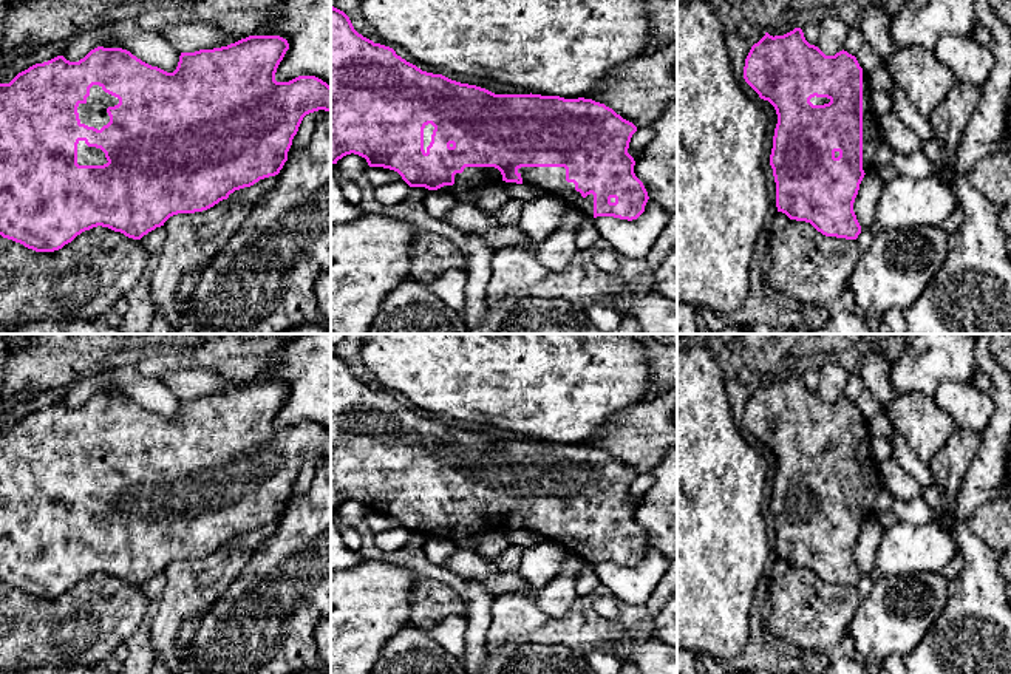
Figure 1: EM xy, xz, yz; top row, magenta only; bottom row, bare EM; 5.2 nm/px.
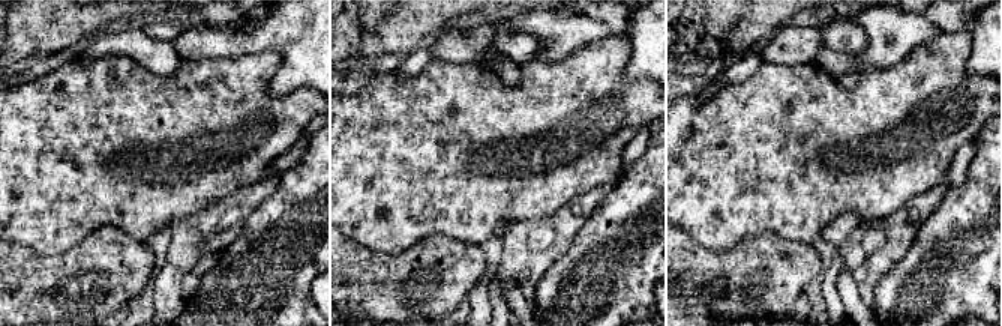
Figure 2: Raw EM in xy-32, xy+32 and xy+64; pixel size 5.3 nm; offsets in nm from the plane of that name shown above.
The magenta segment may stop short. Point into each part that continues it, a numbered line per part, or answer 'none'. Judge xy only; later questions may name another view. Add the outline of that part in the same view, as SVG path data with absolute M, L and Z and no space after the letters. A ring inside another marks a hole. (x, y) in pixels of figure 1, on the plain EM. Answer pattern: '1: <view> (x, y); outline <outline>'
1: xy (93, 459); outline M93 431L90 434L90 442L87 444L87 448L79 450L77 453L80 470L100 476L110 468L107 454L114 453L117 450L117 444L105 439L102 433Z

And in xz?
1: xz (551, 526); outline M521 513L518 519L523 530L535 532L544 540L557 543L570 557L580 557L586 564L594 564L594 541L581 543L574 529L566 527L564 513Z

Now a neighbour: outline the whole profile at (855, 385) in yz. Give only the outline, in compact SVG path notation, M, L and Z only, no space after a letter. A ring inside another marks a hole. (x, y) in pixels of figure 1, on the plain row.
M858 373L849 374L847 385L844 388L844 397L855 402L863 391L864 383L861 380L861 376Z

